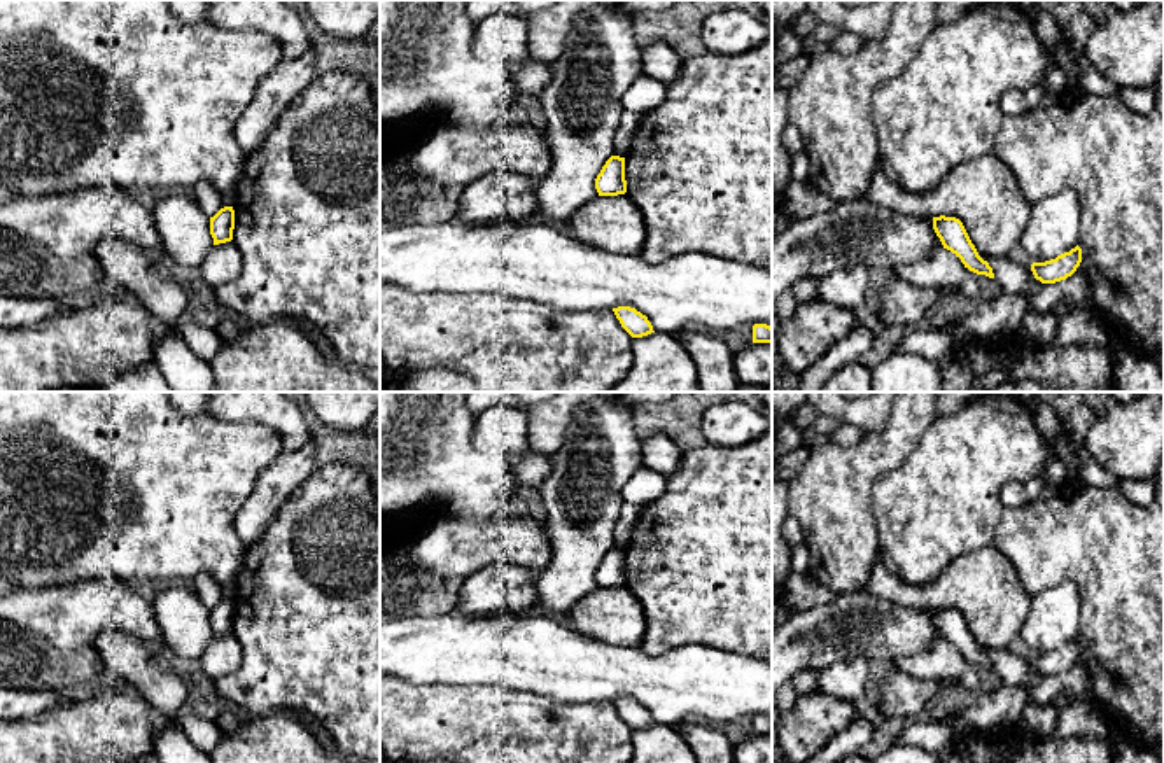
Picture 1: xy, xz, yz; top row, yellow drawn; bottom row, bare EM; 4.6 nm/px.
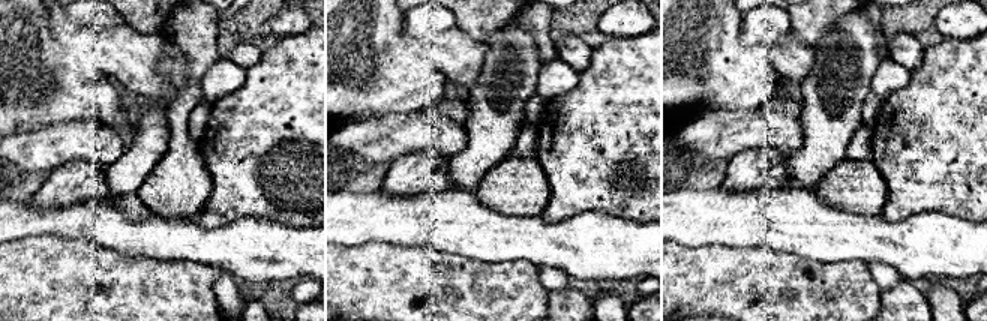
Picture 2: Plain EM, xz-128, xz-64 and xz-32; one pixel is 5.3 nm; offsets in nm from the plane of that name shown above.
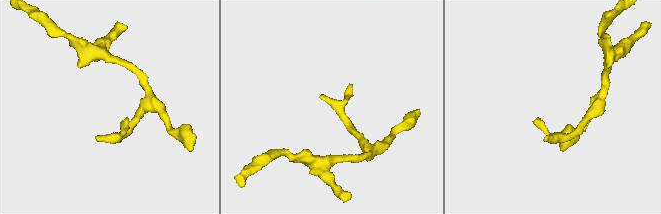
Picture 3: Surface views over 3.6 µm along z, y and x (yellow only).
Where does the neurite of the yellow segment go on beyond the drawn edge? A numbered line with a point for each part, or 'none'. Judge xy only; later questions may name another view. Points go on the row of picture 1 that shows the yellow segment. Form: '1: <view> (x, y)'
none

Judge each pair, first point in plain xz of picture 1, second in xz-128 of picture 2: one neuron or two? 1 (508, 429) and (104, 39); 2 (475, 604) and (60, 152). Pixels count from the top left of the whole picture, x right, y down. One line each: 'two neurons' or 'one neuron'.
1: two neurons
2: two neurons

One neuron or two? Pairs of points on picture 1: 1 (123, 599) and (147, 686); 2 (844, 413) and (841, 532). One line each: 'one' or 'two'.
1: two
2: two

